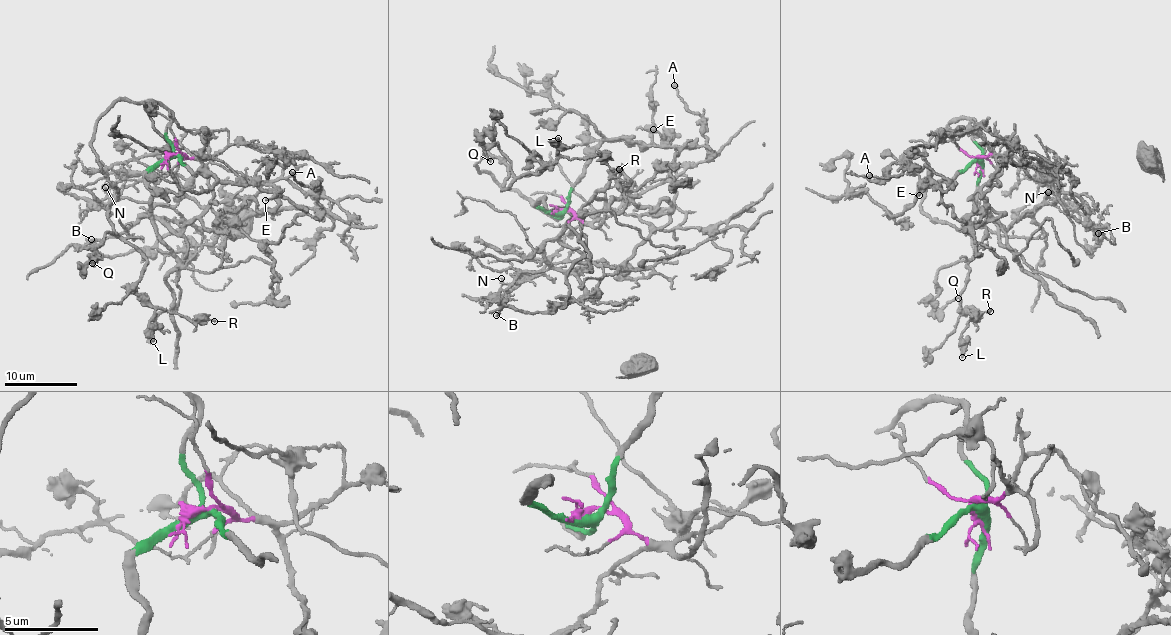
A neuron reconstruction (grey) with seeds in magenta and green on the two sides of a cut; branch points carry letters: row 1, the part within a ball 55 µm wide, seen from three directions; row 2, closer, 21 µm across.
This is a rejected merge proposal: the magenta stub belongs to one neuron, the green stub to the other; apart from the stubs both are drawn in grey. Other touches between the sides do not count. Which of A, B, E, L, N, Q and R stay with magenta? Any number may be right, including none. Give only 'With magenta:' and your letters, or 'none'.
With magenta: B, N

